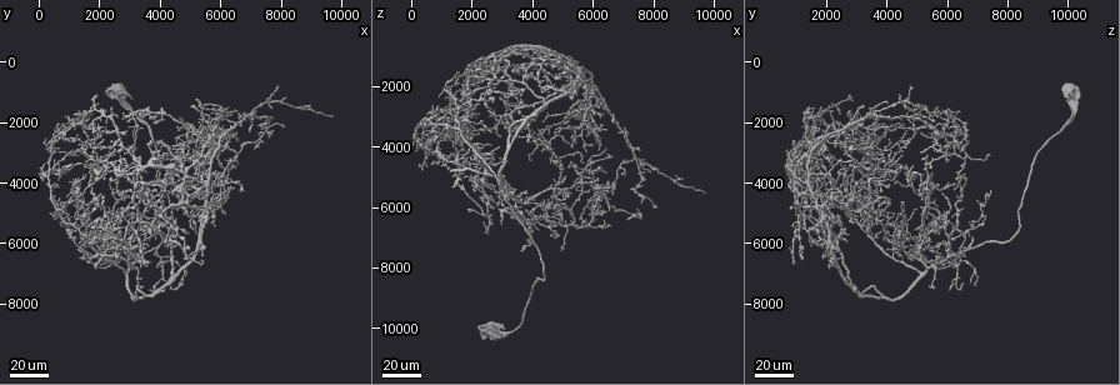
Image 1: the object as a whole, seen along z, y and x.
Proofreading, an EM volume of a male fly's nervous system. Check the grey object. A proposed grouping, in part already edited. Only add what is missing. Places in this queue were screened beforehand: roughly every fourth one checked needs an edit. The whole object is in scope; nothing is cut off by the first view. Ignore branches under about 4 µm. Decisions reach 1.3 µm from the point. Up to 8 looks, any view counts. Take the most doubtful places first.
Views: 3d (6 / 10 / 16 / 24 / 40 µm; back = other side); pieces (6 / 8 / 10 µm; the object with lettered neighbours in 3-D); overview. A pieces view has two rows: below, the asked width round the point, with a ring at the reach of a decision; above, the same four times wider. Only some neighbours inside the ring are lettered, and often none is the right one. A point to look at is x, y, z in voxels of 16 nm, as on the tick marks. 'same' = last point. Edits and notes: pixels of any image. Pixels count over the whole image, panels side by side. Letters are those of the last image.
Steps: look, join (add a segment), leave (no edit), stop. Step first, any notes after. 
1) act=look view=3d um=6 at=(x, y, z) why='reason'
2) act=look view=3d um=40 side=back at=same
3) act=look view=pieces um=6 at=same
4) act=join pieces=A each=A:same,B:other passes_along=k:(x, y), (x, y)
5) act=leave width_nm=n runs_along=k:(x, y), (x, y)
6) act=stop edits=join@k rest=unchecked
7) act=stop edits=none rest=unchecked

act=look view=3d um=24 at=(2300, 5200, 3200)

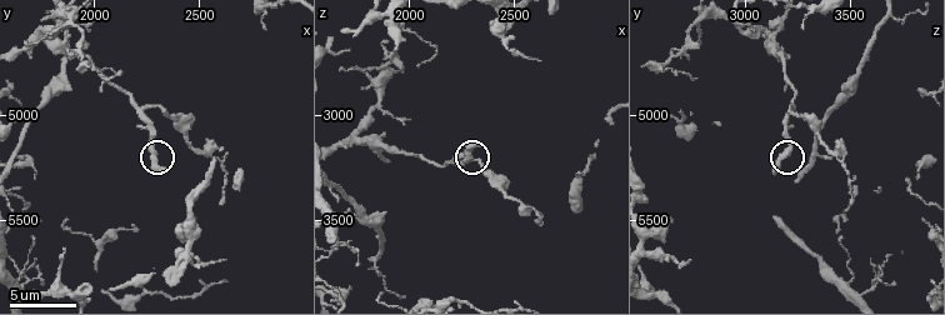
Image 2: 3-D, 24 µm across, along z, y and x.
act=look view=pieces um=10 at=(2330, 5260, 3130)

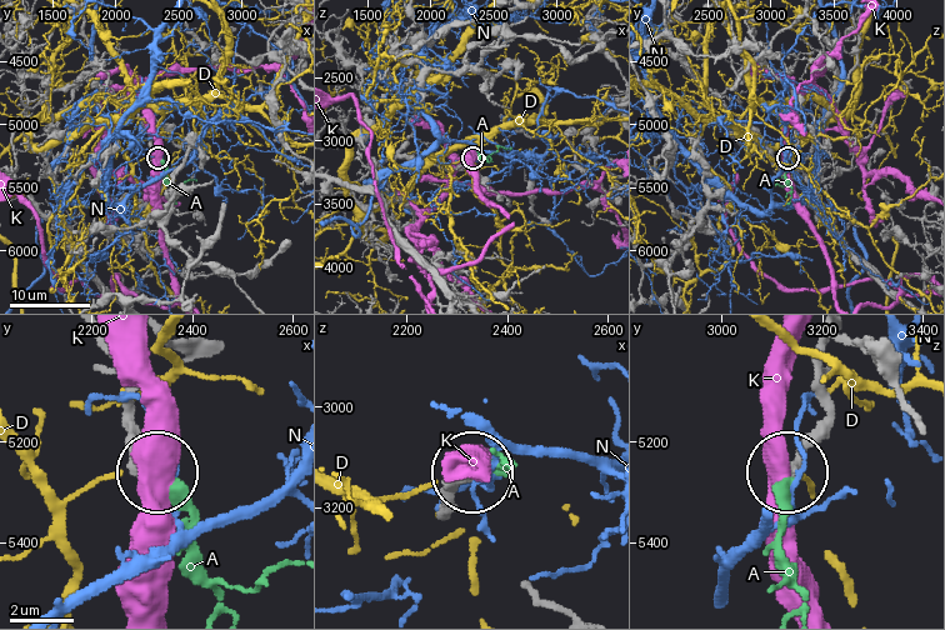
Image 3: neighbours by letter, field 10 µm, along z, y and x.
act=join pieces=A width_nm=350 each=A:same,D:other,K:other,N:other found='the neuron continues'

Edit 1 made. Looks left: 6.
act=look view=overview

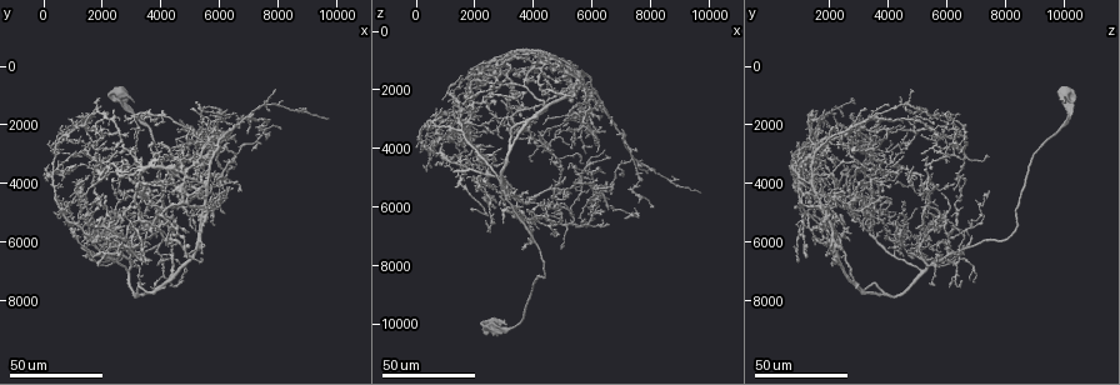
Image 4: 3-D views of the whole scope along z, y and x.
act=look view=3d um=40 at=(4000, 4000, 800) why='tapers out'

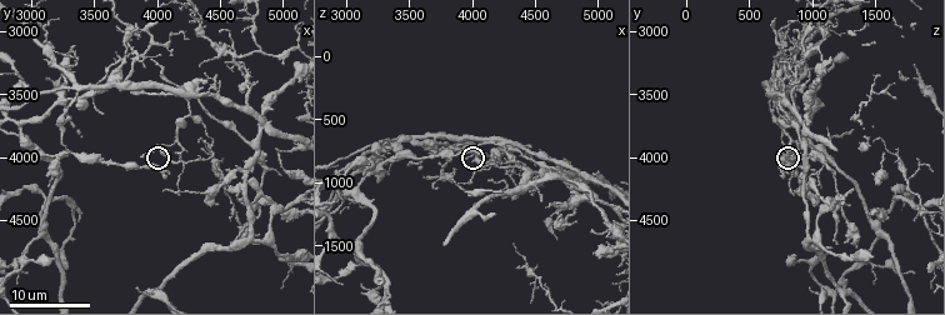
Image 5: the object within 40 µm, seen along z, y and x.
act=look view=pieces um=6 at=(4100, 4140, 820)

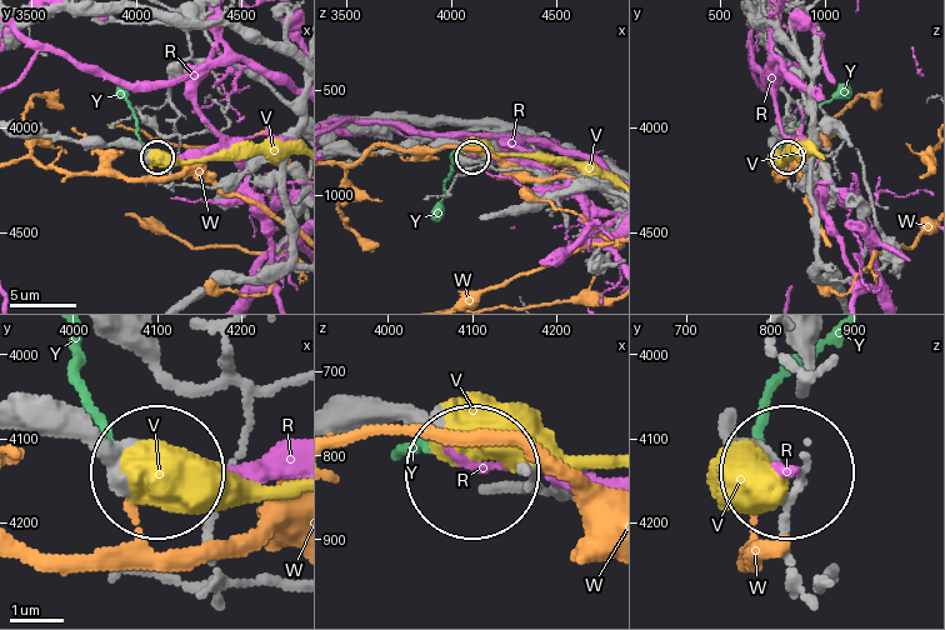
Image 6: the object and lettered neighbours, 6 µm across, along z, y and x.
act=leave width_nm=180 each=R:other,V:other,W:other,Y:other runs_along=6:(341, 429), (408, 415), (471, 464) found='no lettered segment goes on from it'

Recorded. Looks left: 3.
act=look view=3d um=24 at=(3900, 6400, 6600) why='free end'

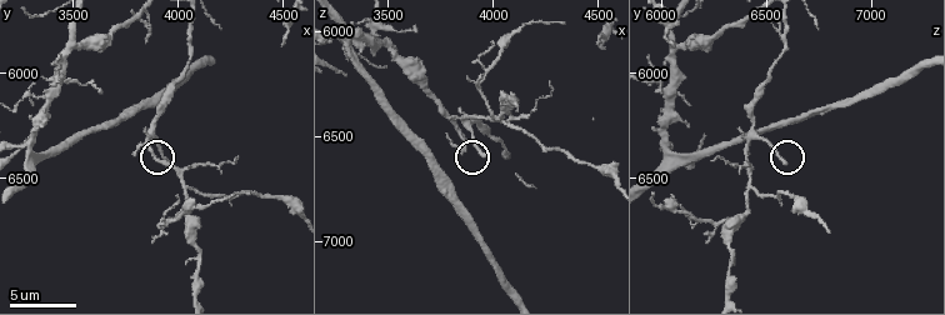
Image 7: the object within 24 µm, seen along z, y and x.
act=look view=3d um=6 at=(3970, 6420, 6580) why='closer look'

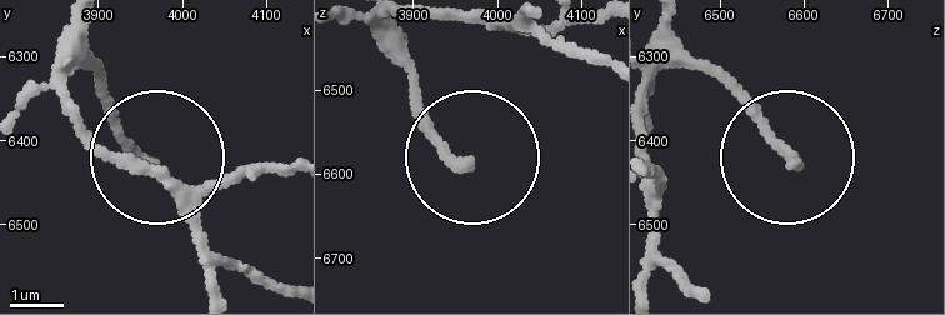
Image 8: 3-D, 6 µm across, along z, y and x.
act=look view=pieces um=10 at=(3960, 6430, 6590)

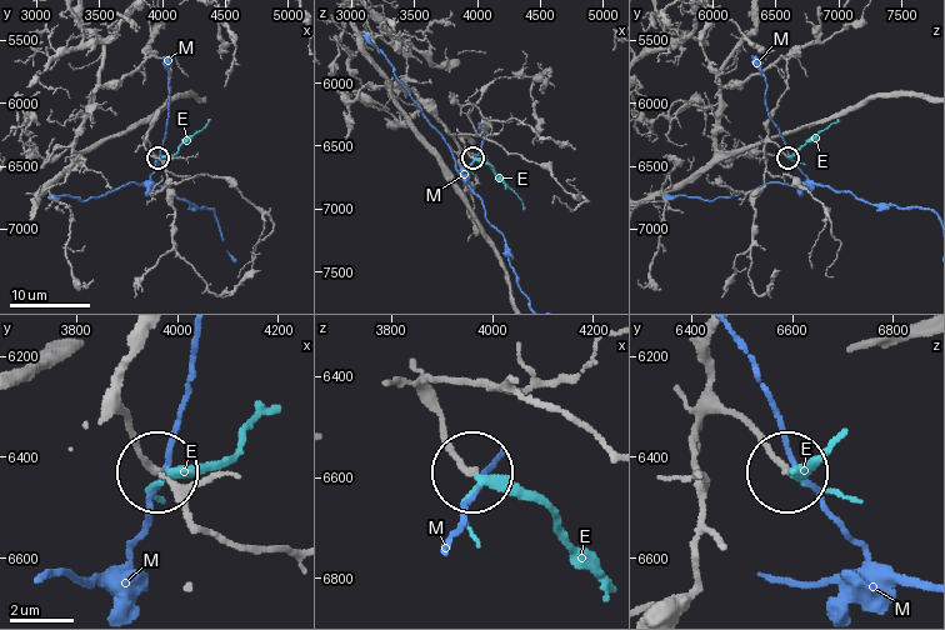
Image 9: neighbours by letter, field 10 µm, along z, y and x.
act=join pieces=E each=E:same,M:other passes_along=9:(464, 138), (468, 153), (484, 159), (524, 208) found='the neuron continues'

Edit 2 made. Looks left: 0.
act=stop edits=join@3,join@9 rest=unchecked

